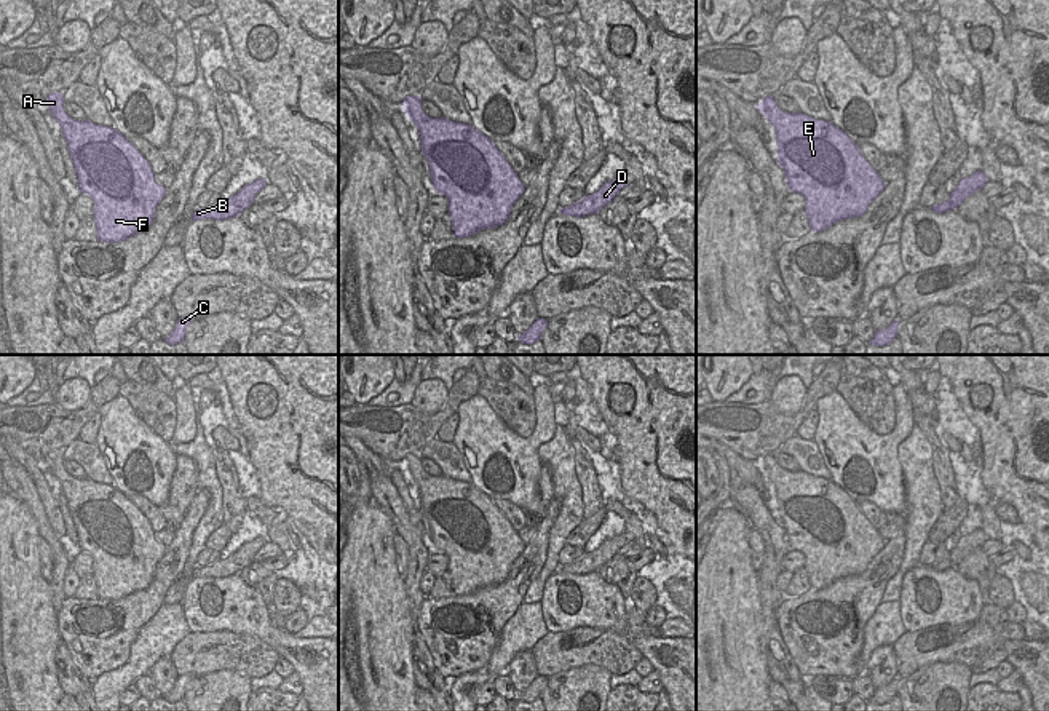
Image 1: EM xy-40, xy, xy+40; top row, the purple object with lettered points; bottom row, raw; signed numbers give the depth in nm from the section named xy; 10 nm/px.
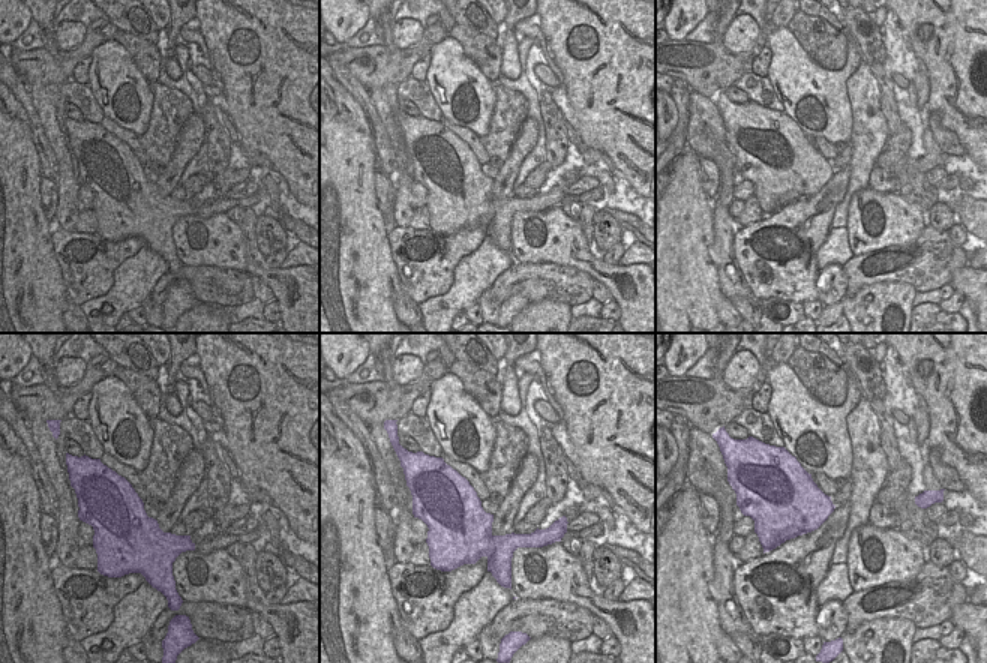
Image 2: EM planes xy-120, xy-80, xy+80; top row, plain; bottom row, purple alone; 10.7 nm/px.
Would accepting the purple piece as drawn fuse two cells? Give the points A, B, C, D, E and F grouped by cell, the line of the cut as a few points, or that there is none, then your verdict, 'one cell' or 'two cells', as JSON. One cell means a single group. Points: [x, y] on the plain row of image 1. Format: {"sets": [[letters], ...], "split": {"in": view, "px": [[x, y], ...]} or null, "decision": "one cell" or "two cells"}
{"sets": [["A", "B", "C", "E", "F"], ["D"]], "split": {"in": "xy-40", "px": [[221, 558], [233, 558], [243, 568]]}, "decision": "two cells"}

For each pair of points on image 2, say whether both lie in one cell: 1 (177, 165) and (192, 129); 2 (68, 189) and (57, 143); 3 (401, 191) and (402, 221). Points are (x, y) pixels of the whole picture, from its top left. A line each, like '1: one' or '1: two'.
1: one
2: one
3: one

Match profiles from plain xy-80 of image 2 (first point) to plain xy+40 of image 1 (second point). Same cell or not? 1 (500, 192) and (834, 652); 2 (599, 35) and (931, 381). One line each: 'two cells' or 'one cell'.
1: one cell
2: two cells

